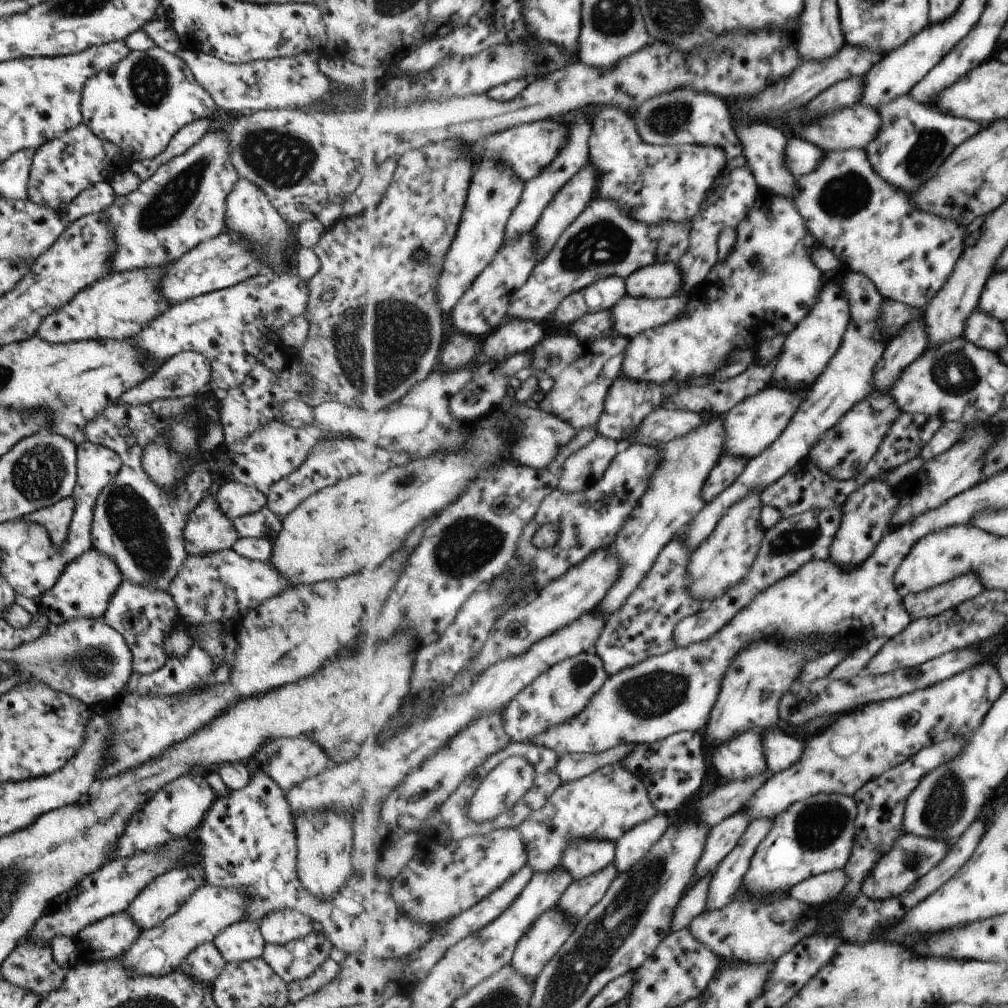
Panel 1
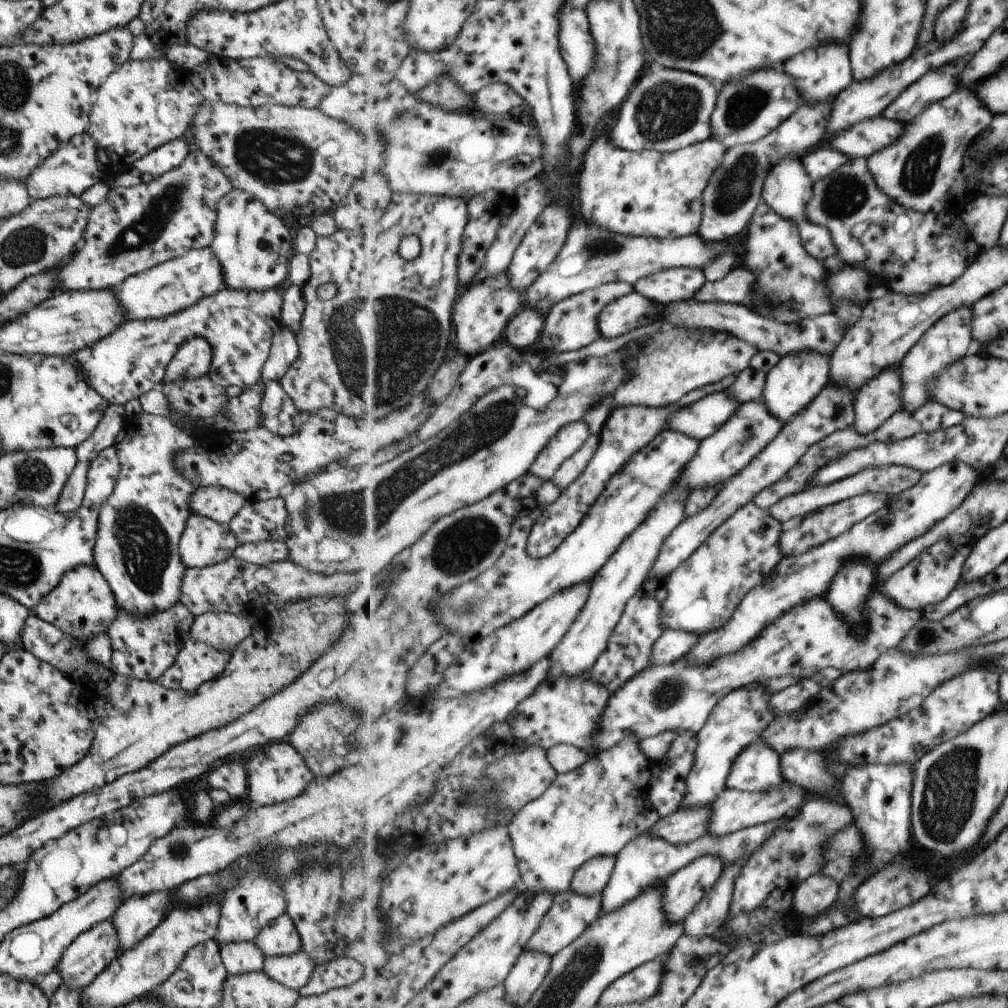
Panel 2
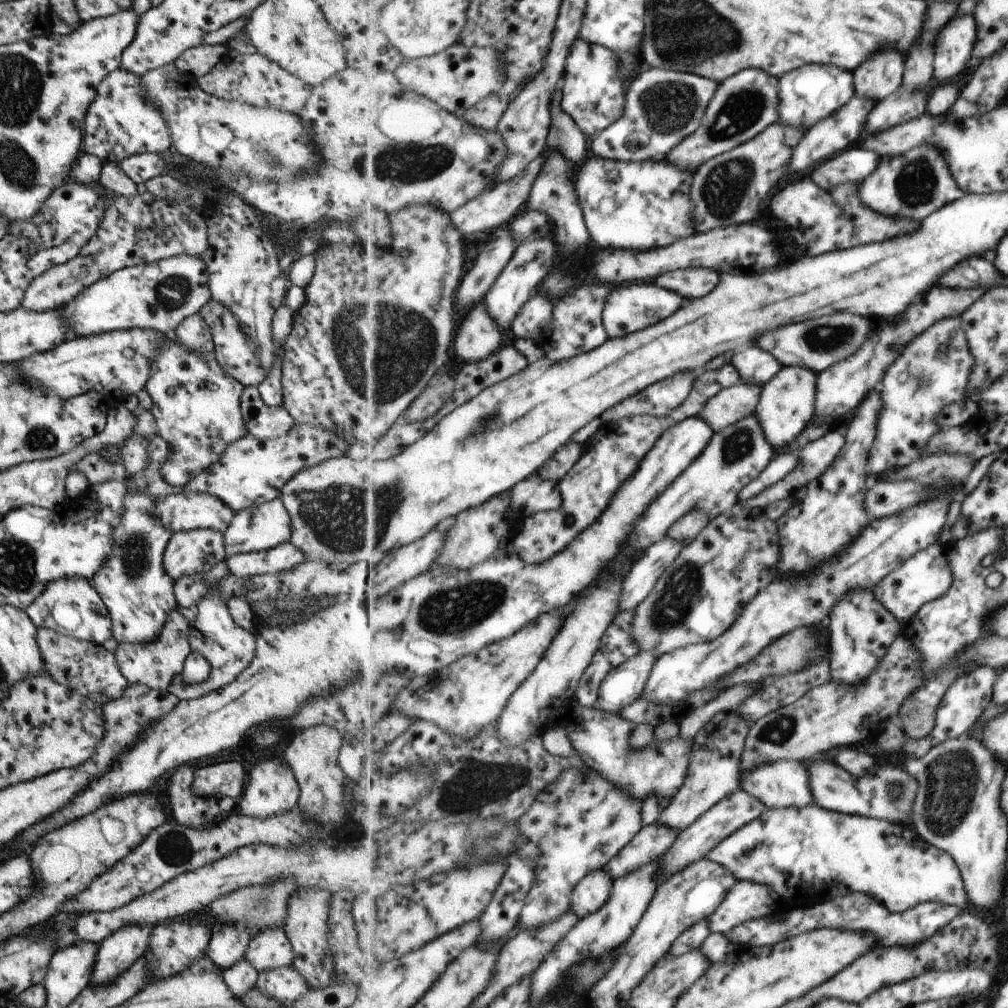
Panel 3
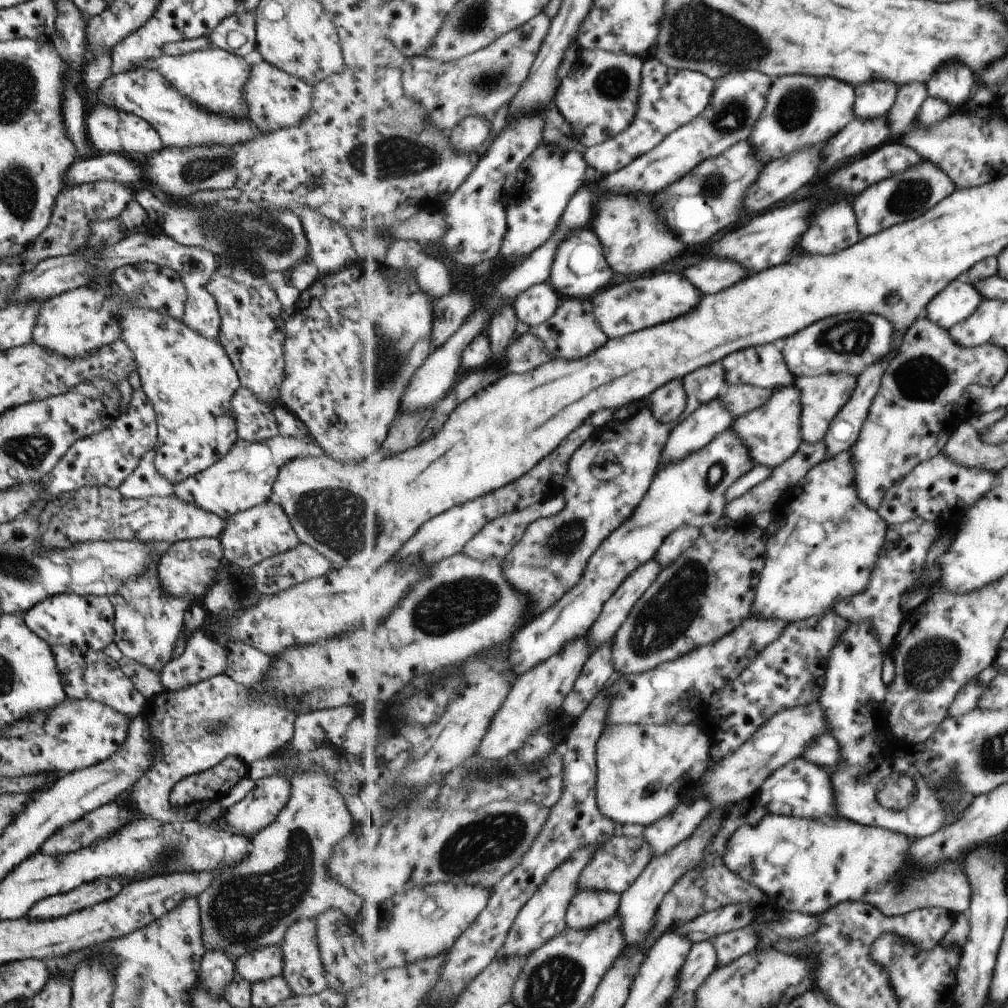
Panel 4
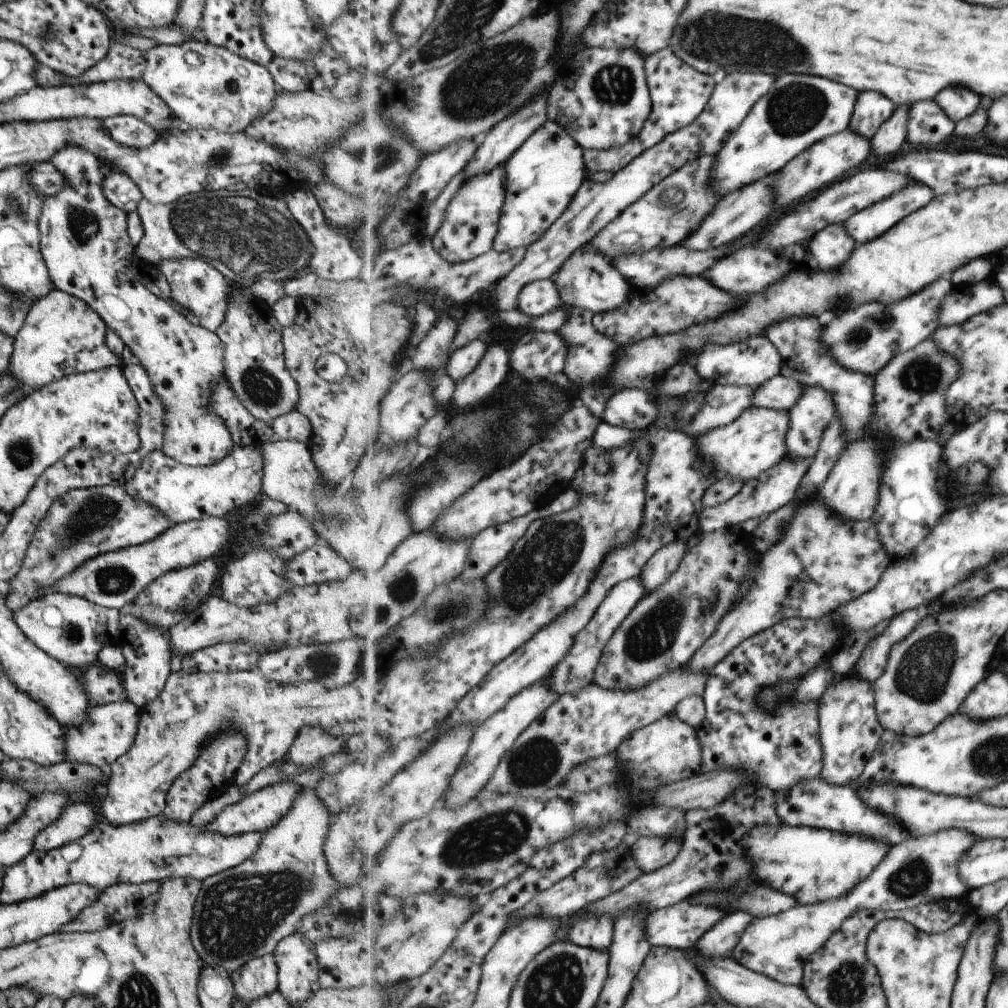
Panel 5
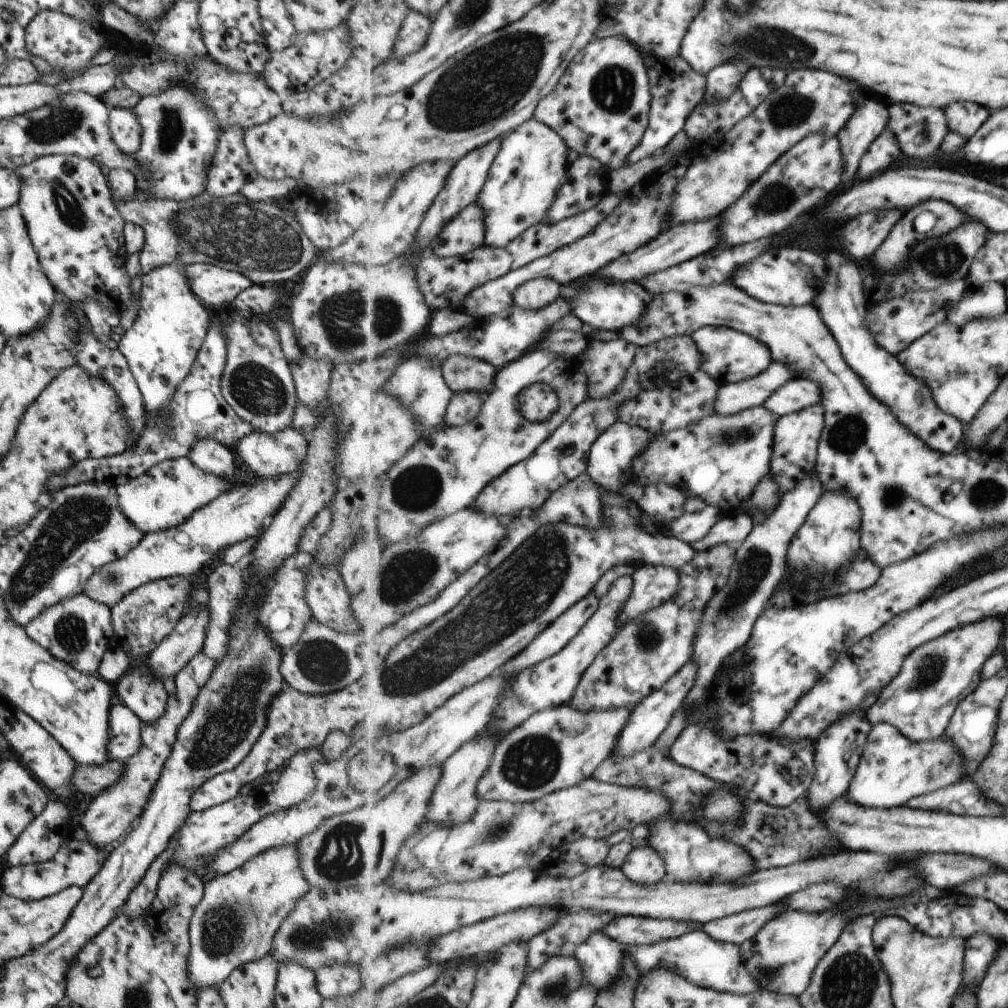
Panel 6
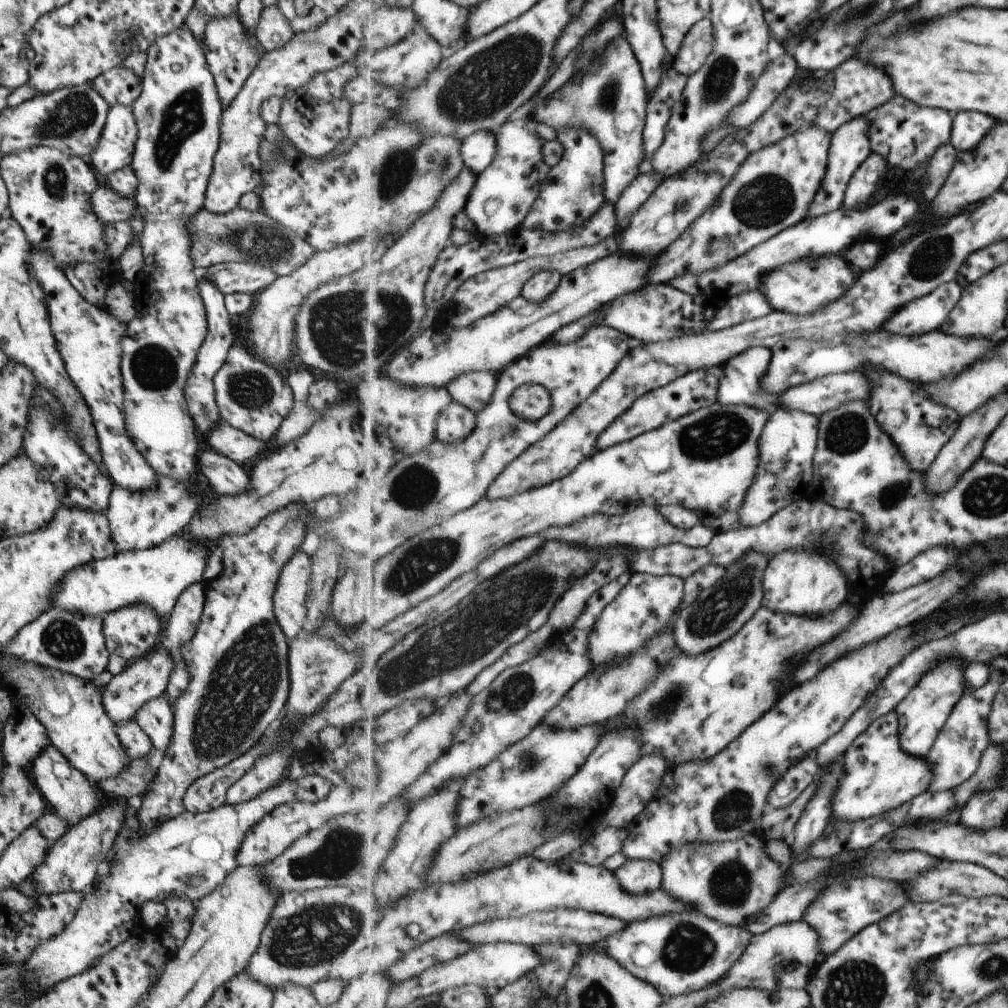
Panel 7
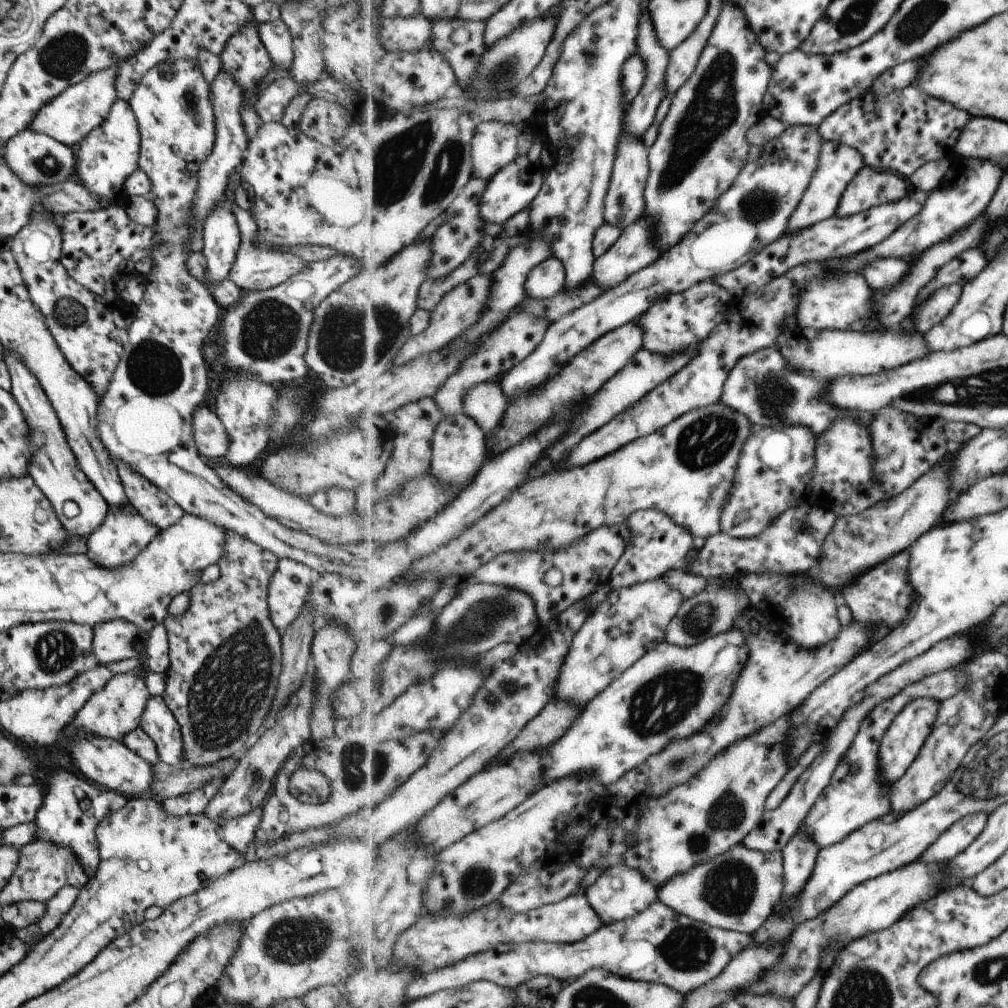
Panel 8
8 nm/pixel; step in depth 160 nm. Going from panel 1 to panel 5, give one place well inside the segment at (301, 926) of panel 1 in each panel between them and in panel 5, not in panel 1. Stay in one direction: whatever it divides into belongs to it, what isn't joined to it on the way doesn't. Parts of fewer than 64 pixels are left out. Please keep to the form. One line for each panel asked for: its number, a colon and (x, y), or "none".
2: (278, 937)
3: (269, 948)
4: (260, 964)
5: (258, 977)

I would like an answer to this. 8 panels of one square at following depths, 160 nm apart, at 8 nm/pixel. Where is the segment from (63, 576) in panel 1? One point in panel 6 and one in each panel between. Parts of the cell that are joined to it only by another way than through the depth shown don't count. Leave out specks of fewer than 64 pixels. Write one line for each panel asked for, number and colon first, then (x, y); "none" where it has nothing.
2: (81, 605)
3: (70, 606)
4: (84, 622)
5: (72, 630)
6: (75, 630)

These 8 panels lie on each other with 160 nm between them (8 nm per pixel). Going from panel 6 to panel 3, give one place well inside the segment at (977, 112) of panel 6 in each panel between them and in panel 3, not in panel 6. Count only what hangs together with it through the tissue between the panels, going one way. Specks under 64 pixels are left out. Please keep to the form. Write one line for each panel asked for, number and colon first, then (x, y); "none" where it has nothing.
3: (954, 48)
4: (955, 83)
5: (958, 103)

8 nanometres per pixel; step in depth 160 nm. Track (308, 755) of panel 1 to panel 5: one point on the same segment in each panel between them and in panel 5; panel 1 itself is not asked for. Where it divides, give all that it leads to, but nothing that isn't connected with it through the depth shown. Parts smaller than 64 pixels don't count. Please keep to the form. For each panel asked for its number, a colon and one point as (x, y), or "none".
2: (277, 774)
3: (271, 788)
4: (258, 809)
5: (257, 812)

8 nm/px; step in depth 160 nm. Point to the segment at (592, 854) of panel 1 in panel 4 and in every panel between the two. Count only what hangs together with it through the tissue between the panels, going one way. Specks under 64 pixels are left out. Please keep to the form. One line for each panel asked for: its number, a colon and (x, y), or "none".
2: (592, 878)
3: (590, 895)
4: (589, 908)

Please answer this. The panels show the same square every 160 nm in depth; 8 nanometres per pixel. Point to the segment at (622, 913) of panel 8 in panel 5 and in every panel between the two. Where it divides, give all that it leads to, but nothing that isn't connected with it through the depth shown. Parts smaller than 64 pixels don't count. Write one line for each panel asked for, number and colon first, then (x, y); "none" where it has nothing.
5: (651, 854)
6: (644, 865)
7: (636, 875)

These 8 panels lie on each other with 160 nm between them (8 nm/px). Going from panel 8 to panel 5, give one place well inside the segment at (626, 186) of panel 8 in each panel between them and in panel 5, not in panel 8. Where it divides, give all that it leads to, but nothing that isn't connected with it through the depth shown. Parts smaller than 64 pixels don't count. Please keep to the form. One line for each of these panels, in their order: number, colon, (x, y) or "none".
5: (604, 101)
6: (602, 106)
7: (611, 102)

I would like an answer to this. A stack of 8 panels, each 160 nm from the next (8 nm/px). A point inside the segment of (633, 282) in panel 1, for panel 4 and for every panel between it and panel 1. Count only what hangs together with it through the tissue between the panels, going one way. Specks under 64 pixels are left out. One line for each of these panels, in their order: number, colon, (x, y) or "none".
2: (676, 284)
3: (692, 283)
4: (708, 276)

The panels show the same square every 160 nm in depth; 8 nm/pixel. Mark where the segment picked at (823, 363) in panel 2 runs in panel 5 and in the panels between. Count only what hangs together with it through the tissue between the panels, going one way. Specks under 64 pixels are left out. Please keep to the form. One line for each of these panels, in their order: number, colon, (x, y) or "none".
3: (787, 405)
4: (772, 433)
5: (746, 449)

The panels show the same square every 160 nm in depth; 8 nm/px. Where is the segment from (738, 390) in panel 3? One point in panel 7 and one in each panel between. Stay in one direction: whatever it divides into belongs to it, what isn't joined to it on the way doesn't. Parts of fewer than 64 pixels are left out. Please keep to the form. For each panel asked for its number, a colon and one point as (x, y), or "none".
4: (740, 400)
5: (780, 393)
6: (797, 394)
7: (825, 394)

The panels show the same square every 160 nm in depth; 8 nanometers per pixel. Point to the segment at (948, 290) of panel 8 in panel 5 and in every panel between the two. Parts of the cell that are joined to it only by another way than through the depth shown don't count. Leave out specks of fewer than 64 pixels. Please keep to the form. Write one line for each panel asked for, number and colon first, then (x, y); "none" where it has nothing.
5: (873, 335)
6: (896, 324)
7: (927, 314)

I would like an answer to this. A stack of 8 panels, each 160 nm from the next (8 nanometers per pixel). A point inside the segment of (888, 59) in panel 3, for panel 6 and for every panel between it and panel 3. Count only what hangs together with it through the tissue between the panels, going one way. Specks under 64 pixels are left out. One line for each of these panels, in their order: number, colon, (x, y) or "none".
4: (875, 99)
5: (873, 109)
6: (873, 117)

